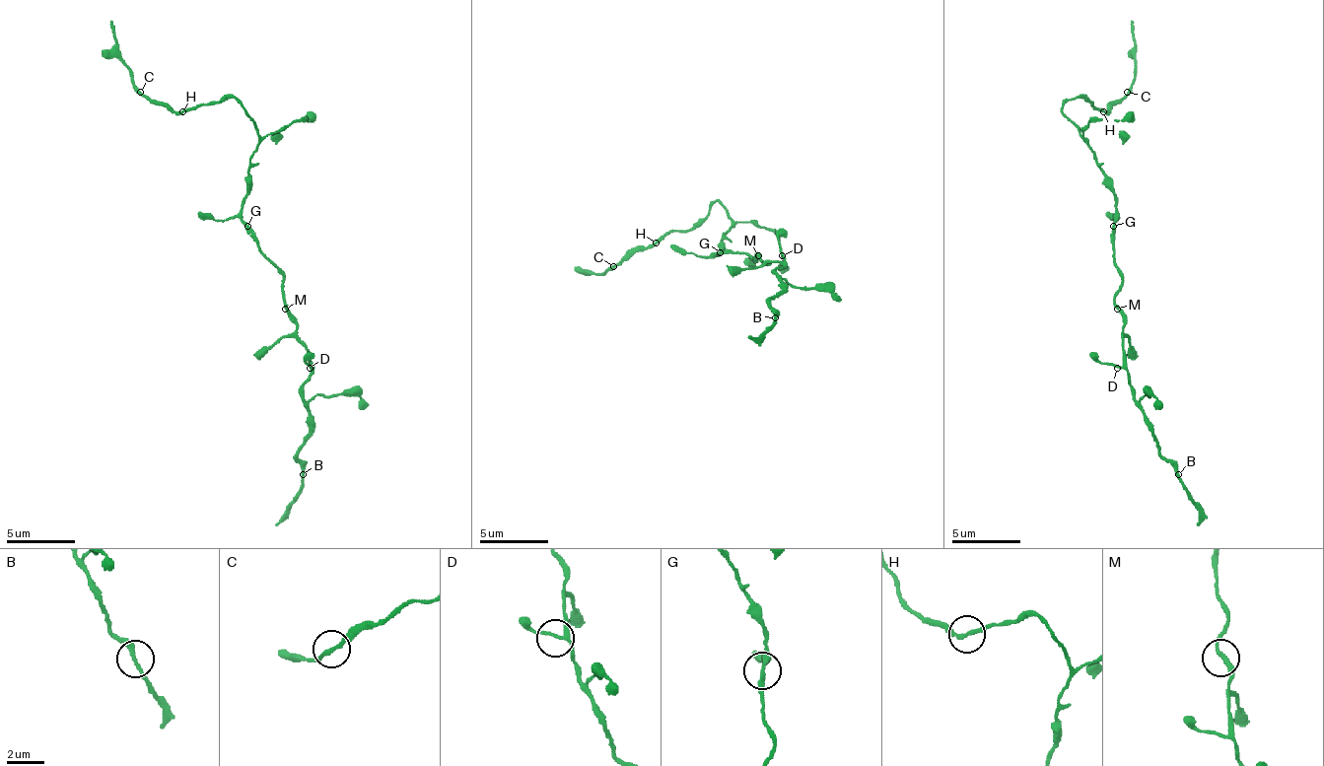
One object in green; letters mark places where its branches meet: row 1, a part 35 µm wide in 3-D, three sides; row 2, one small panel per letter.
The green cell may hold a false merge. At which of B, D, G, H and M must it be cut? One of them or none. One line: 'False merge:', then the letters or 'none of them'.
False merge: none of them

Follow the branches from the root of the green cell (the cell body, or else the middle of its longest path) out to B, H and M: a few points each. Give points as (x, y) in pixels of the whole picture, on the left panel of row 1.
B: (247, 223), (257, 250), (282, 278), (296, 340), (310, 361), (303, 474)
H: (247, 223), (241, 202), (257, 126), (237, 99), (181, 112)
M: (247, 223), (247, 233), (257, 243), (257, 250), (282, 278), (285, 309)

